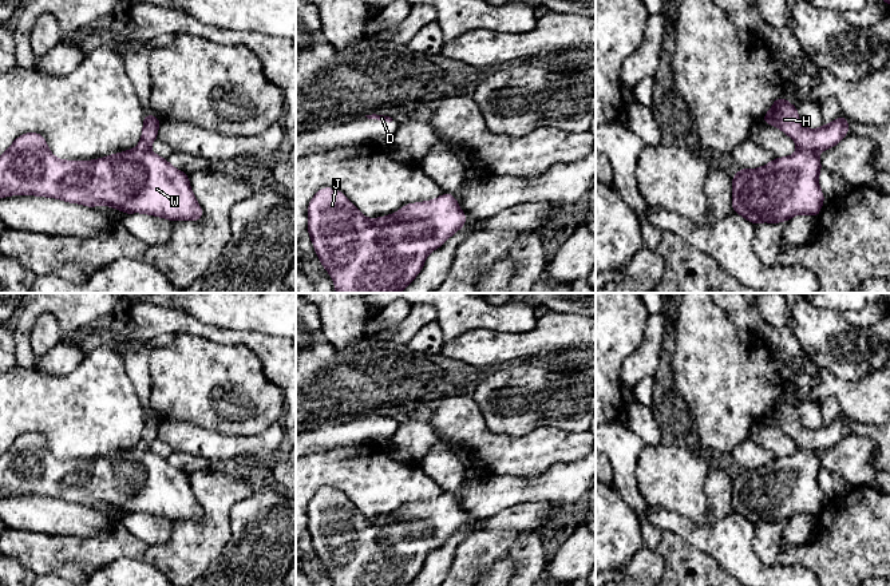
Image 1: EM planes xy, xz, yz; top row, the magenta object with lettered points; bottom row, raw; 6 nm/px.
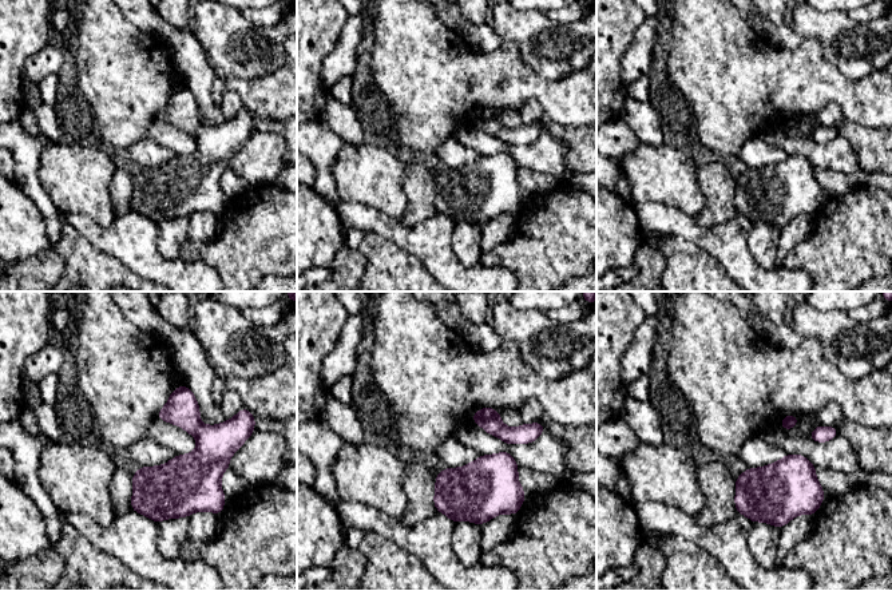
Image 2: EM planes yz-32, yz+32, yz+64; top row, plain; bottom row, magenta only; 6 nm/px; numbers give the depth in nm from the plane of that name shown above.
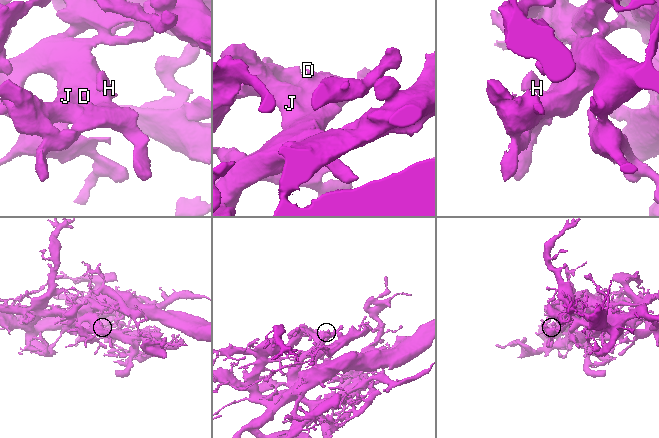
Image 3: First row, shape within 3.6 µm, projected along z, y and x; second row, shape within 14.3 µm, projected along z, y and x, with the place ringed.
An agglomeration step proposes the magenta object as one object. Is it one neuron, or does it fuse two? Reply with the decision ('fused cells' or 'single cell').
single cell

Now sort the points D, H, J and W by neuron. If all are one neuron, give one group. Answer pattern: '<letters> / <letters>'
D H J W

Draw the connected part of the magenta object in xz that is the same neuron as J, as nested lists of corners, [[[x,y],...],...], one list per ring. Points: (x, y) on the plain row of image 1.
[[[324,487],[308,504],[308,532],[335,586],[407,586],[427,555],[466,524],[467,516],[450,492],[434,500],[404,504],[399,511],[368,519],[339,490]]]

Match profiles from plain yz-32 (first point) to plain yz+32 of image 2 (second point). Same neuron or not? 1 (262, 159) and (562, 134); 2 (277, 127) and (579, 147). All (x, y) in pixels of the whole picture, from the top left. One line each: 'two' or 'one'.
1: two
2: one

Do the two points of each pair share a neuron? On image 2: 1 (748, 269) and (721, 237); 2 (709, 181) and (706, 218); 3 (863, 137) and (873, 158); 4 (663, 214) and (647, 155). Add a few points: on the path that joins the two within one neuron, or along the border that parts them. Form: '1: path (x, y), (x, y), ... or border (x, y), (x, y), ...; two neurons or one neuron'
1: path (740, 261), (728, 245); one neuron
2: path (712, 190), (712, 209); one neuron
3: path (867, 142), (873, 149), (873, 153); one neuron
4: border (635, 203), (662, 202), (676, 206), (690, 215); two neurons

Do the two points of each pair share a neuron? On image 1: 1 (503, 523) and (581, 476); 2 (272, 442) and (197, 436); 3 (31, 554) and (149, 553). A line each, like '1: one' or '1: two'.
1: two
2: one
3: one

